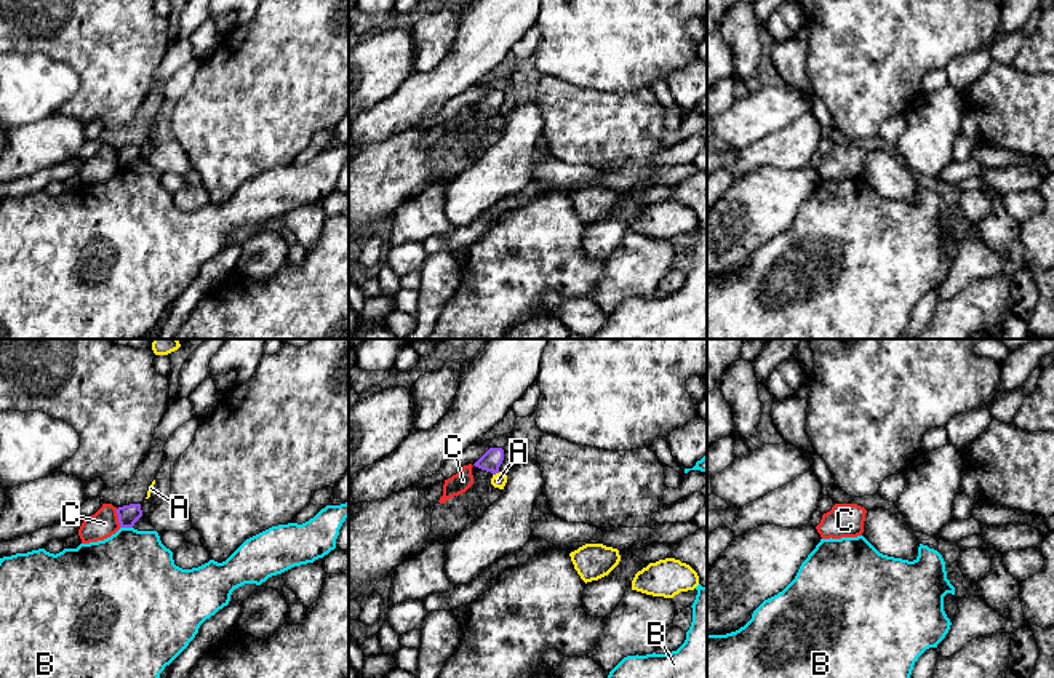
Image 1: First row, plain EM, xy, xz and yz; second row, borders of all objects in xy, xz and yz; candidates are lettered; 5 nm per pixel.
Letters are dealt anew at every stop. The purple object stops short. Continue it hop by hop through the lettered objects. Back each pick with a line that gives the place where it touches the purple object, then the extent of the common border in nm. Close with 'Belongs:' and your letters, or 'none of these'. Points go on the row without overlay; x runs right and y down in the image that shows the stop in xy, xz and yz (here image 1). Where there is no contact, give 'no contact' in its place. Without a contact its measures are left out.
Belongs: none of these

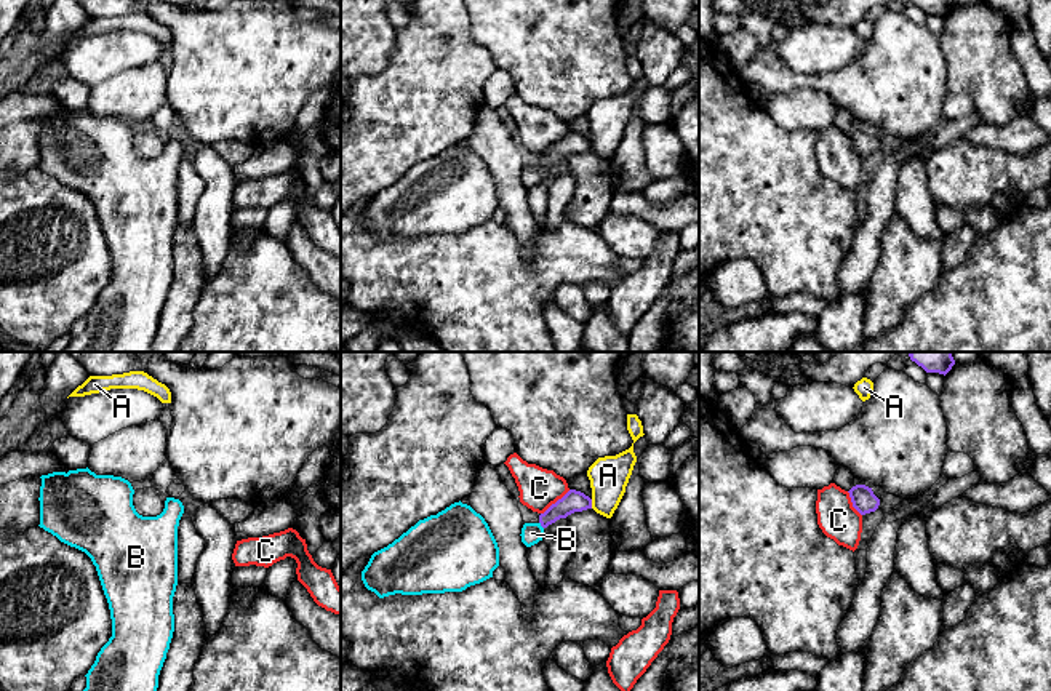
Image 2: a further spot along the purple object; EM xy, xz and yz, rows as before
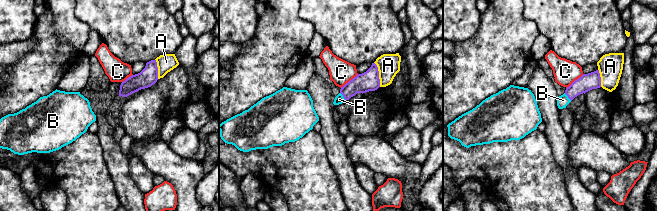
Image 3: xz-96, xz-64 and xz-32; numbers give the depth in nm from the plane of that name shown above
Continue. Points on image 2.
B: contact xz (541, 167); length 40 nm
Belongs: B

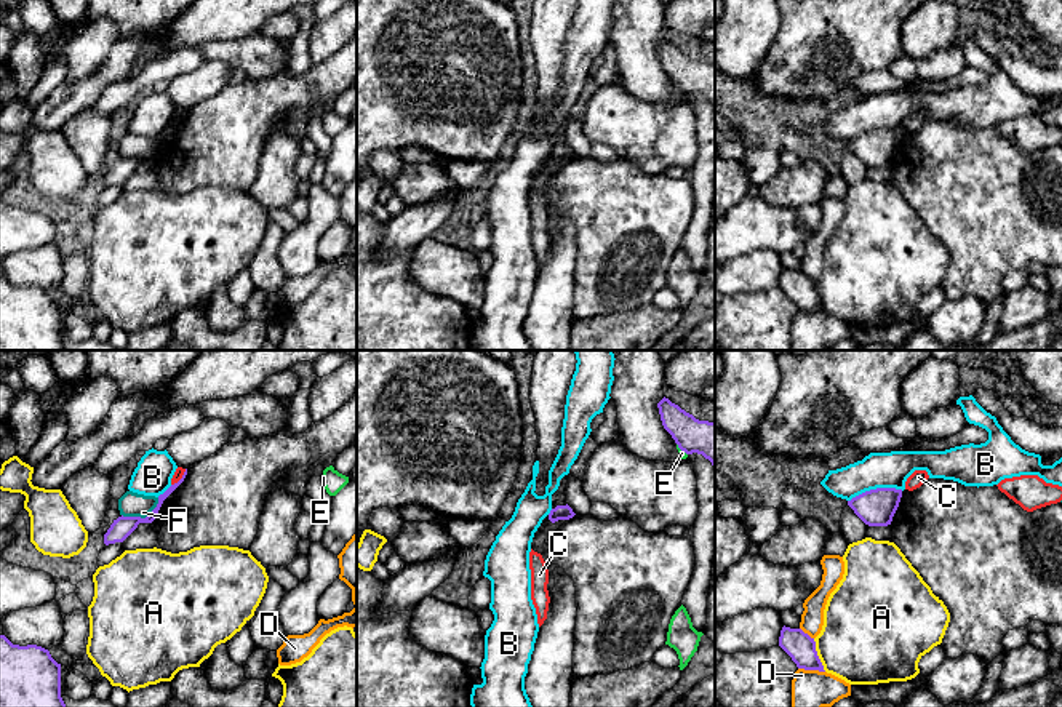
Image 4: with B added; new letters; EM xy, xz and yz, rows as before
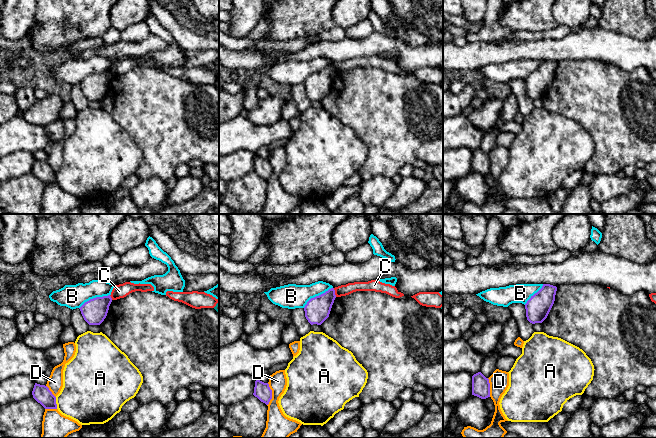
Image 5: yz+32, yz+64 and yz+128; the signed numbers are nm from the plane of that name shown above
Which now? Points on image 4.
Belongs: none of these

